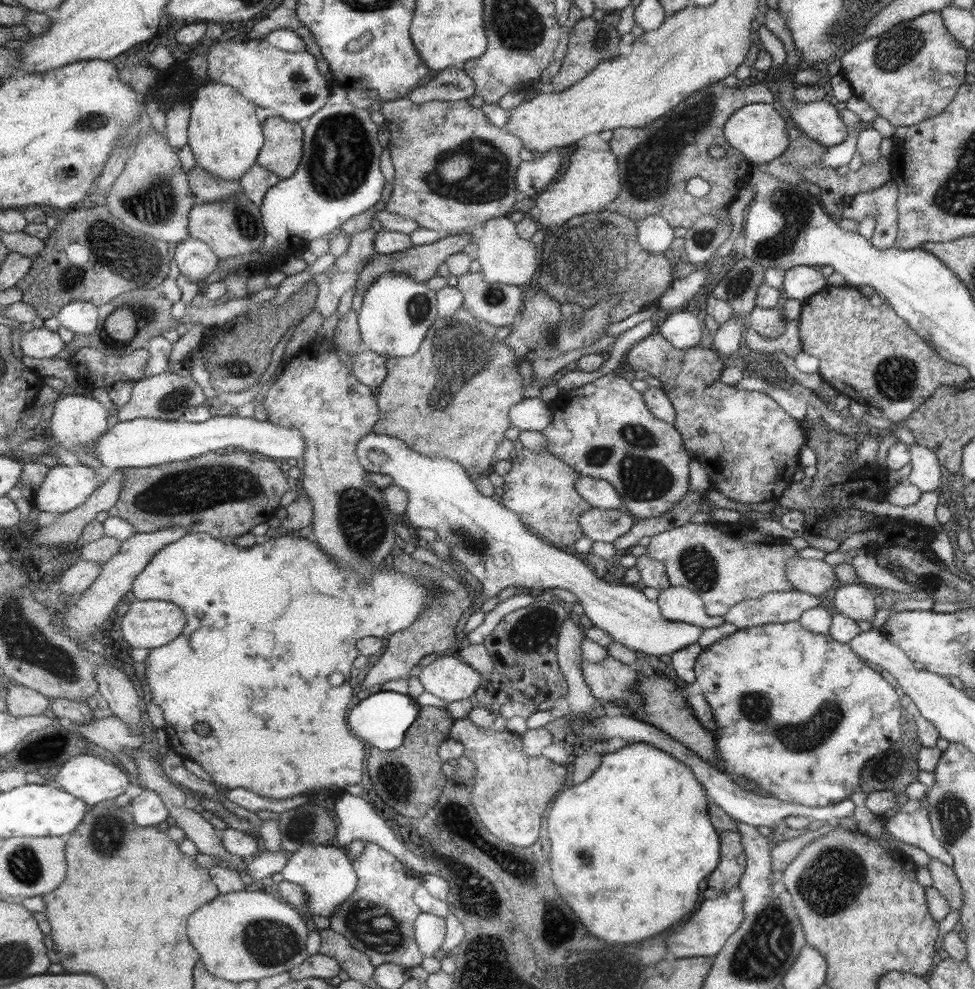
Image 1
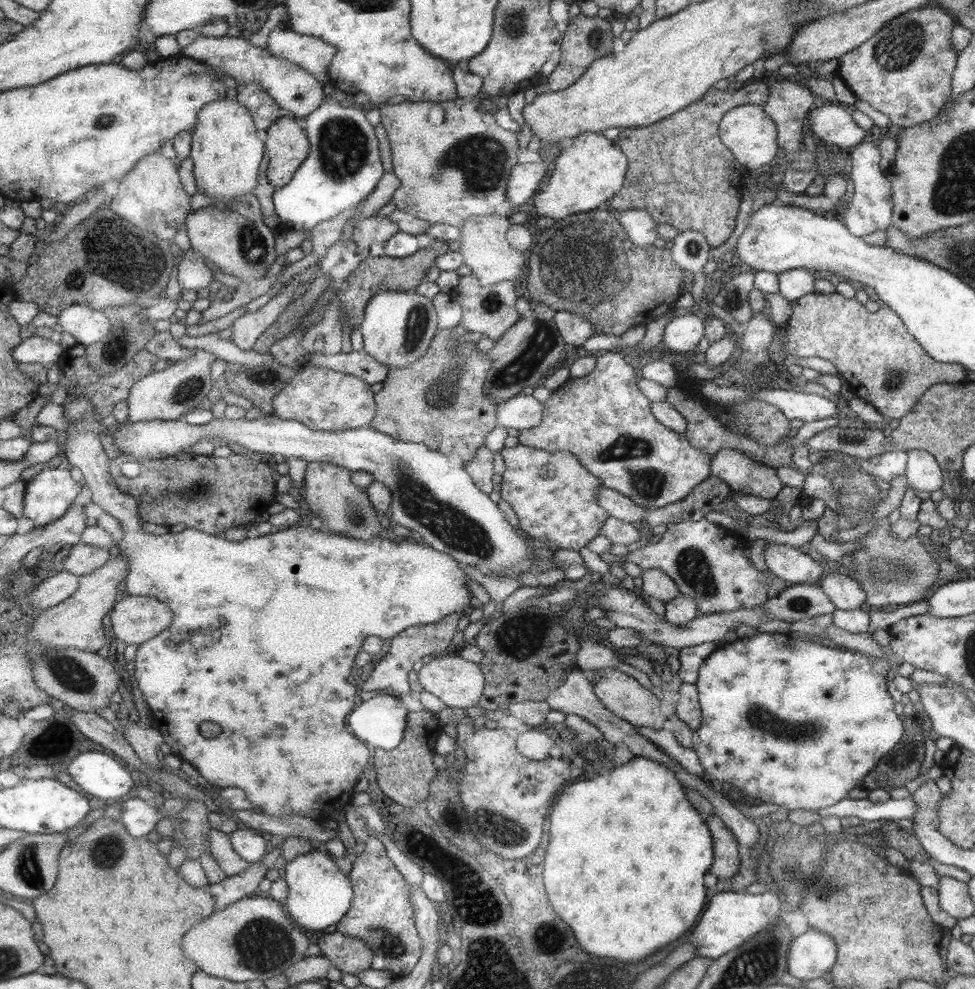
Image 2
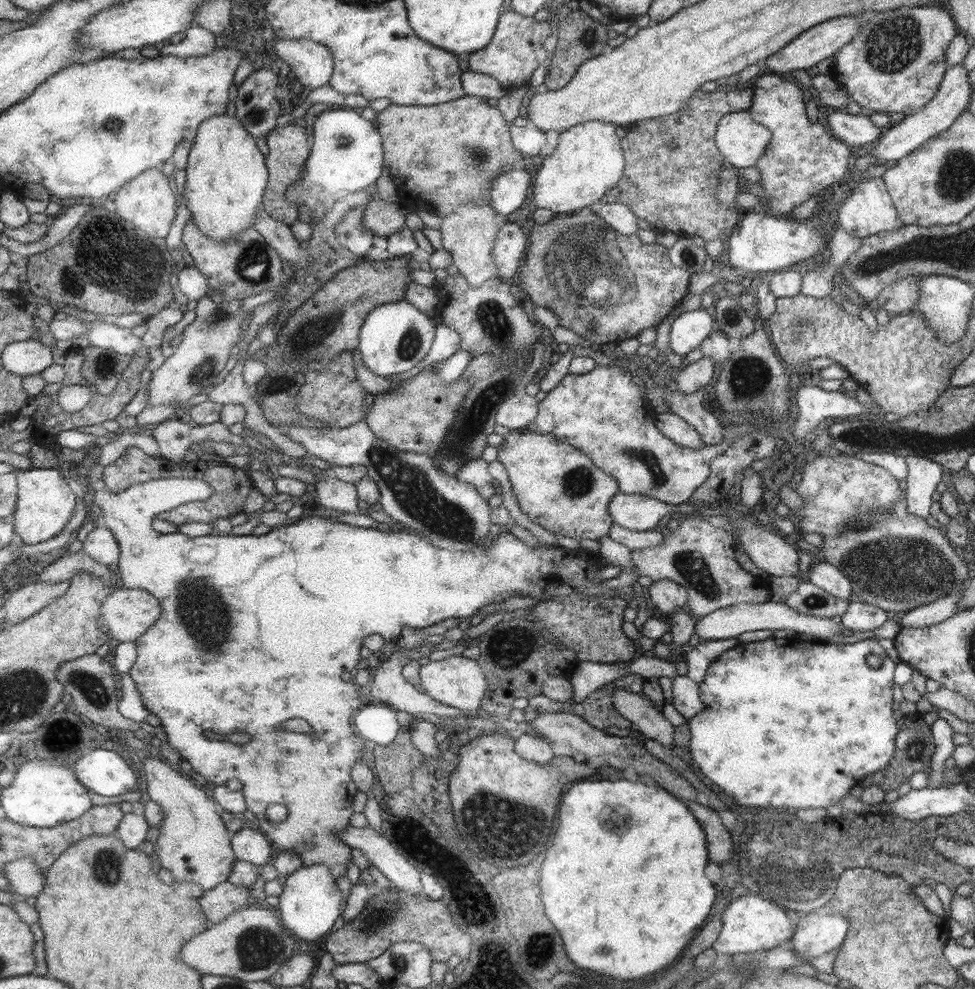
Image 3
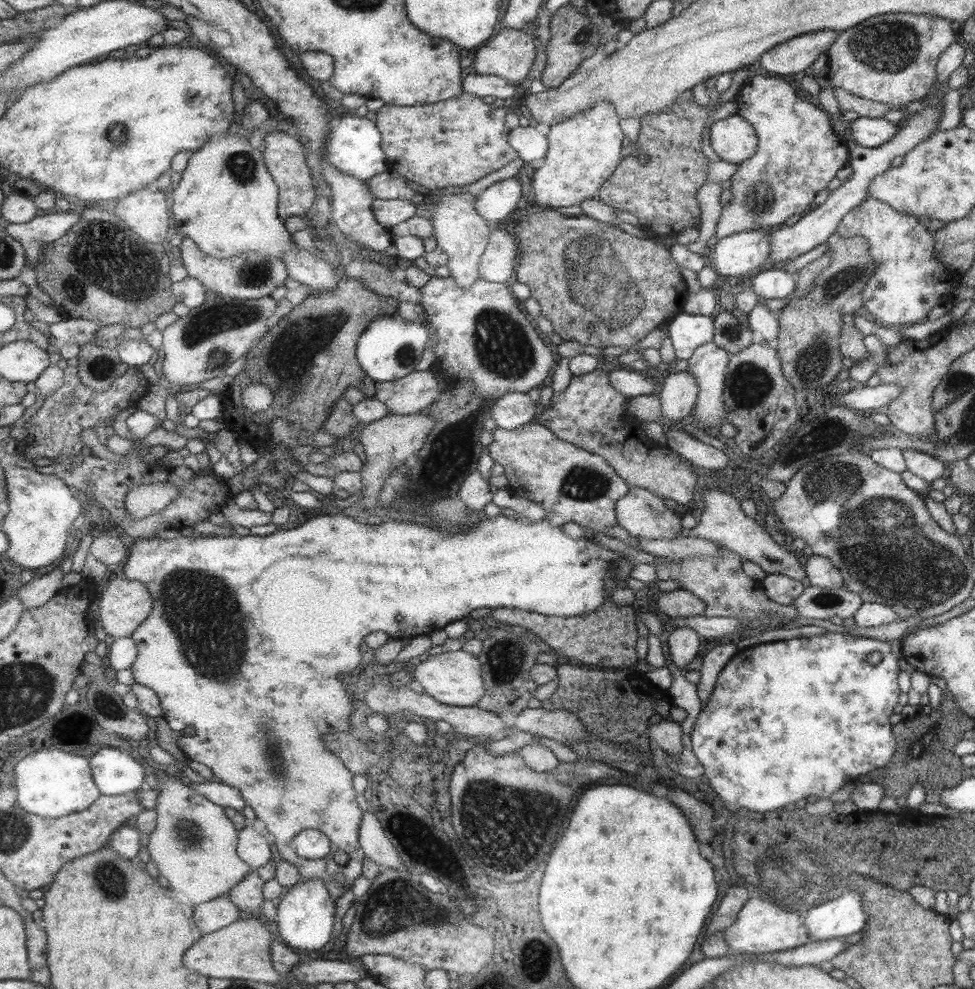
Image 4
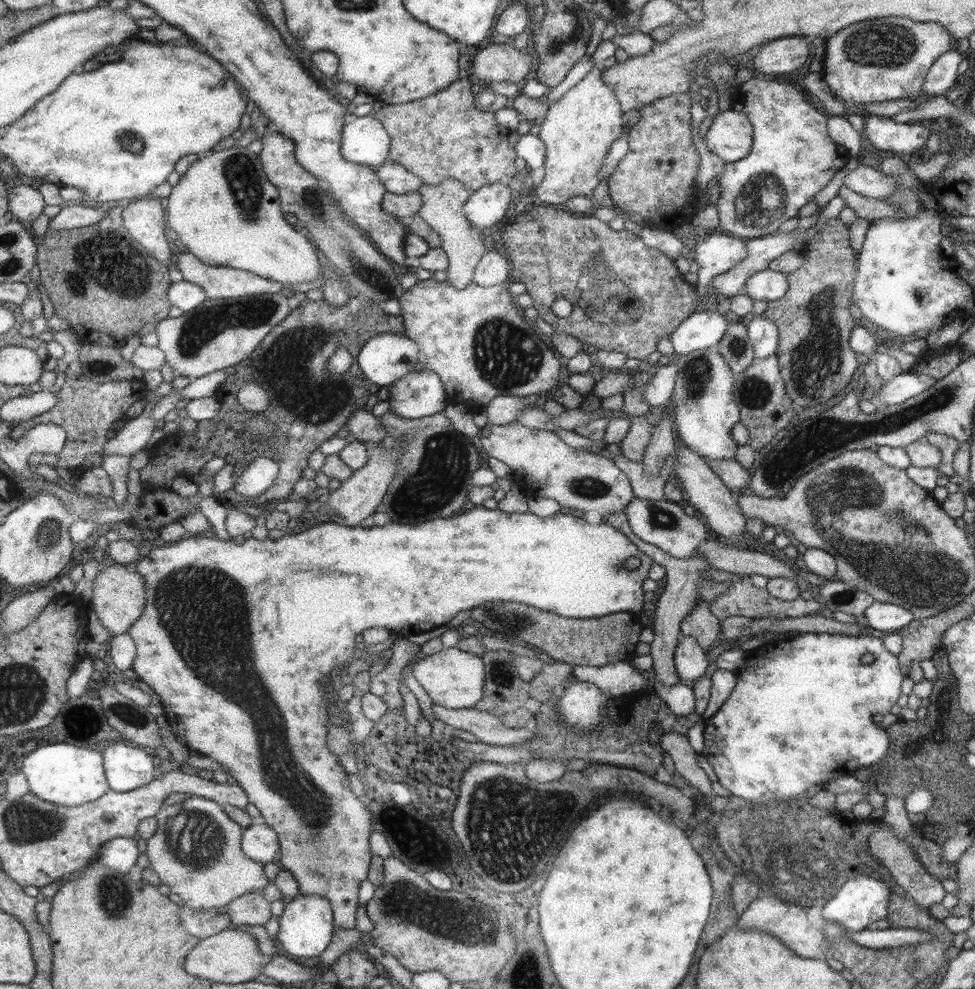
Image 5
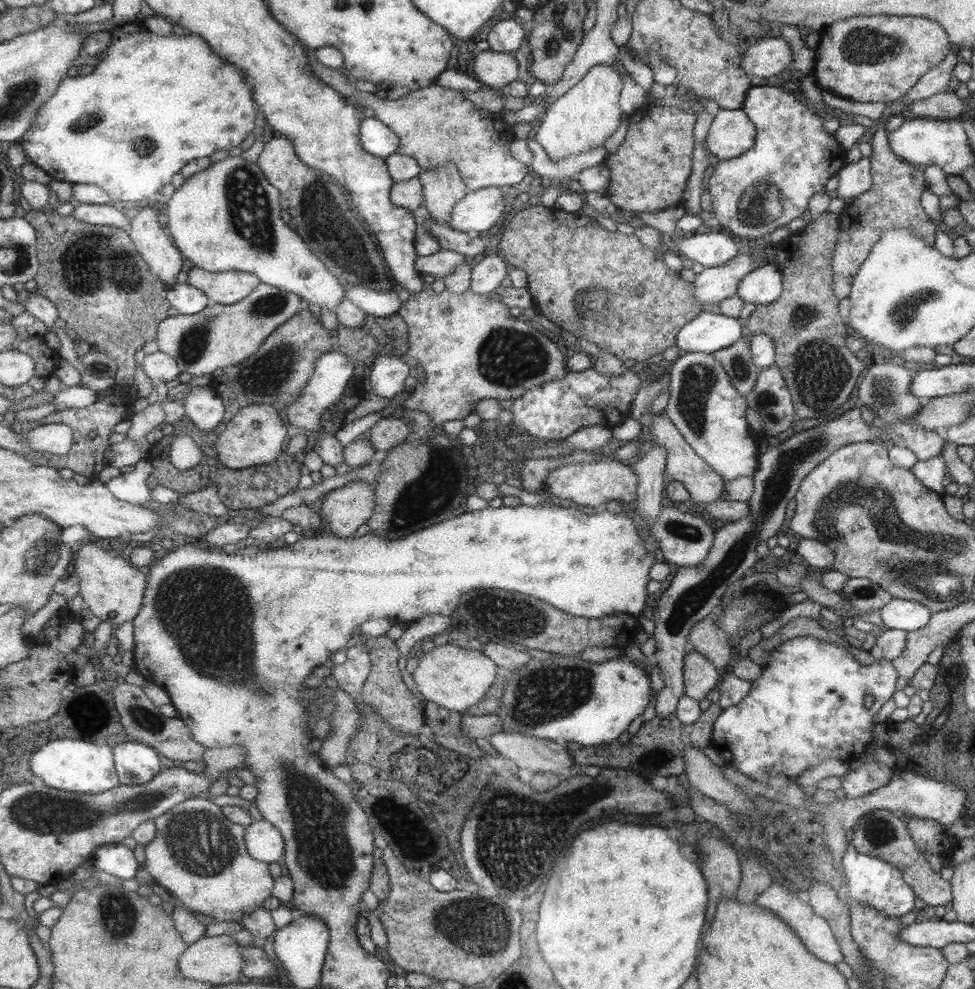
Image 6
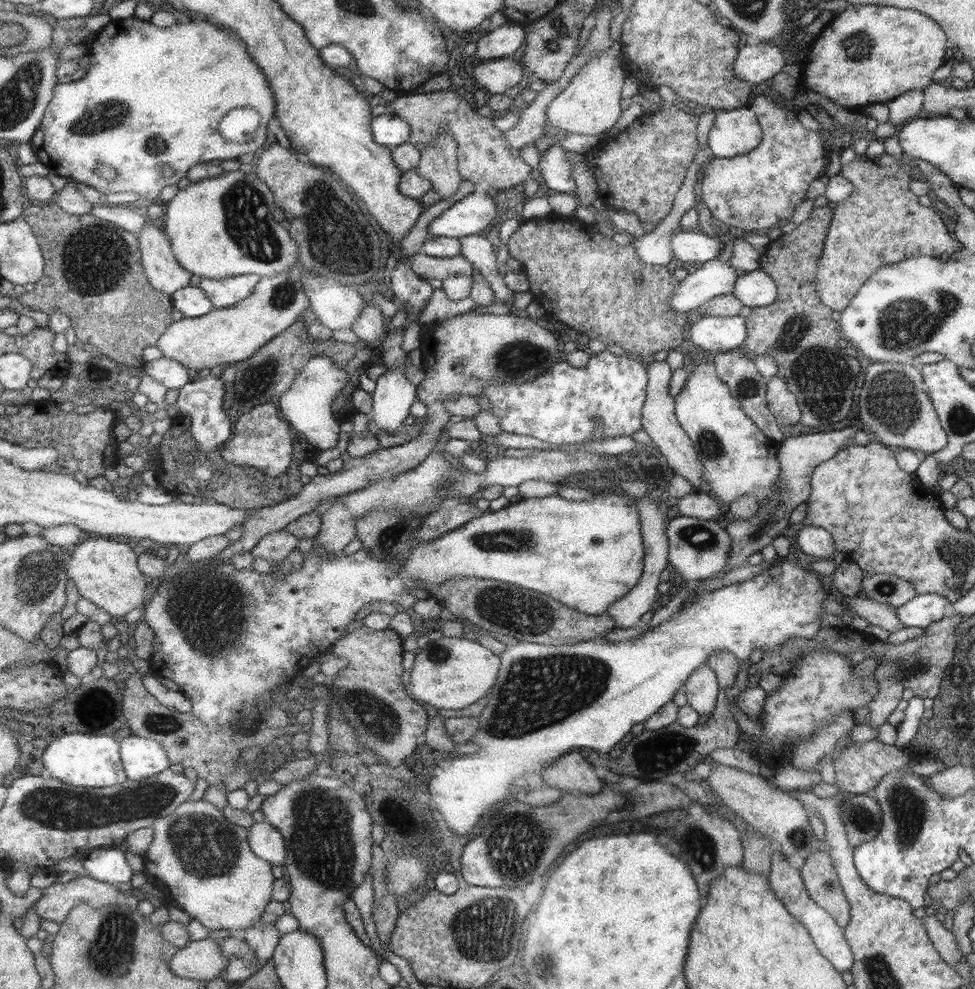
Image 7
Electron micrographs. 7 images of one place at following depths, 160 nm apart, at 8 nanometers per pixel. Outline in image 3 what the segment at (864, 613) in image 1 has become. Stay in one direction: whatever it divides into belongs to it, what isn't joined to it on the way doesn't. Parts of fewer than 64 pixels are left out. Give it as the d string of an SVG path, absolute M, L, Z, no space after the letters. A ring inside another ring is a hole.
M813 562L809 576L805 580L839 600L845 602L853 600L849 580L842 576L837 568L827 562Z

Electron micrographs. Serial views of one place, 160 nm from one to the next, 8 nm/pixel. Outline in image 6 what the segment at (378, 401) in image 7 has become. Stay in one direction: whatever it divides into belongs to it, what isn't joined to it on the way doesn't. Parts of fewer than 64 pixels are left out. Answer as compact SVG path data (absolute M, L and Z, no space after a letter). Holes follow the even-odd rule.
M381 353L371 366L370 385L379 397L394 399L405 392L405 380L409 374L414 372L401 356Z

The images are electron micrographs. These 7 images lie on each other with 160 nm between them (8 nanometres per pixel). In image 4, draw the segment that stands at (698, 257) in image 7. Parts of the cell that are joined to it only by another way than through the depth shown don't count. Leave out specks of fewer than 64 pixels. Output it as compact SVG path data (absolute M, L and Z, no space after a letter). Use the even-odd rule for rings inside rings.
M747 230L719 239L713 246L711 268L723 276L740 276L755 269L764 269L769 251L768 230Z

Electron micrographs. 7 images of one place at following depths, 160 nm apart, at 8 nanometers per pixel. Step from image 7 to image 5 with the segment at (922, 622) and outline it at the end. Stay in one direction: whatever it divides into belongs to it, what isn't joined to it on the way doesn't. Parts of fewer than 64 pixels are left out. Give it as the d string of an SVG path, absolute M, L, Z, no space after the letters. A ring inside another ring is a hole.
M875 601L865 608L863 614L870 630L899 630L912 623L909 611L890 603Z

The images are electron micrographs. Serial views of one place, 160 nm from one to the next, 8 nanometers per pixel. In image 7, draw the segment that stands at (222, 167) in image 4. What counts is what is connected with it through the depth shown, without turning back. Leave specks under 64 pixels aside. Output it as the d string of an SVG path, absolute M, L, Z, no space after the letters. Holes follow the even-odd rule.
M225 172L219 178L207 178L203 182L190 183L166 204L165 232L172 242L175 256L189 272L199 277L224 279L239 275L259 275L261 277L287 274L300 262L299 246L283 228L277 218L276 194L256 173ZM307 269L302 274L304 291L316 318L330 330L352 328L365 303L361 294L342 282Z

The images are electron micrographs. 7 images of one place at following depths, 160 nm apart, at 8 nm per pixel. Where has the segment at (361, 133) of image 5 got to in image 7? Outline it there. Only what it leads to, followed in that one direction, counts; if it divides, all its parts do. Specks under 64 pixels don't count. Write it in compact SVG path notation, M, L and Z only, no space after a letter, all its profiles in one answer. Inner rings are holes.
M385 112L373 120L373 137L377 145L385 147L399 147L405 142L410 142L411 127L405 119Z

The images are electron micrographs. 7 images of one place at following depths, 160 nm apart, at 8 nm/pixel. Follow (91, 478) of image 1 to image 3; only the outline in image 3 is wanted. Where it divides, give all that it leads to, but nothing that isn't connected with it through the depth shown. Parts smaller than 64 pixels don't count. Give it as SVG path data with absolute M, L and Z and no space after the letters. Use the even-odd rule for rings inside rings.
M30 467L25 470L15 472L17 483L17 512L15 519L16 534L25 544L39 544L45 540L55 538L61 534L61 530L71 516L75 502L79 500L78 493L65 482L61 468L36 468Z

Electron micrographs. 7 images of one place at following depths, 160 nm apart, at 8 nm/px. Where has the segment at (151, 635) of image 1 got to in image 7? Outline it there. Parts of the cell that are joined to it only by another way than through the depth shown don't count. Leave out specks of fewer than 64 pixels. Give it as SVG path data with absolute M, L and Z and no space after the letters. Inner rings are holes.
M92 535L72 548L67 559L68 577L76 584L81 598L90 600L111 617L126 617L145 604L149 578L141 572L138 565L139 550L133 544L125 539Z

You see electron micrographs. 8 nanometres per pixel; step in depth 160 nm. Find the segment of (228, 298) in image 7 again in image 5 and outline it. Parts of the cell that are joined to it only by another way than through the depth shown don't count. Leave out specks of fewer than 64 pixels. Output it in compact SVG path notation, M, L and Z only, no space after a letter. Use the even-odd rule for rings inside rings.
M185 252L176 259L178 270L183 278L190 283L202 286L209 299L239 298L253 294L277 294L285 293L282 282L259 276L258 274L243 269L228 266L211 266L204 263L199 257L191 252Z

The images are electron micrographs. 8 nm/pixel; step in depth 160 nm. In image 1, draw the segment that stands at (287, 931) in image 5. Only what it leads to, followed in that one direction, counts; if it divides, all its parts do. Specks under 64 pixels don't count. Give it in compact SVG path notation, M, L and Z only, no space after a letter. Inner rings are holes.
M307 843L289 854L289 862L283 870L284 880L303 886L308 894L308 904L301 910L307 917L312 915L331 918L332 912L349 898L358 885L355 862L348 852L334 843L321 845Z

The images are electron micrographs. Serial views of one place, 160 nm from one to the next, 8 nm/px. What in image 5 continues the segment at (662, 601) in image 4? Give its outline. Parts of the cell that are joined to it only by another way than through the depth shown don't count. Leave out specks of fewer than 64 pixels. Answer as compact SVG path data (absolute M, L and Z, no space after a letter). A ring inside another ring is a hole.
M697 600L691 614L681 620L680 633L682 637L691 636L704 652L711 651L715 638L719 636L719 622L719 619L711 615L705 600Z

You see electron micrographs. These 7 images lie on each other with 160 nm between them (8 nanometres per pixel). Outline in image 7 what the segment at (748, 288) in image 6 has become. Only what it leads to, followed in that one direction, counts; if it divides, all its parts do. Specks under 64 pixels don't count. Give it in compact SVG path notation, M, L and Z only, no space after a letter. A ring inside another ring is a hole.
M757 268L738 276L731 293L742 306L748 306L751 309L764 307L775 300L776 284L767 273Z

